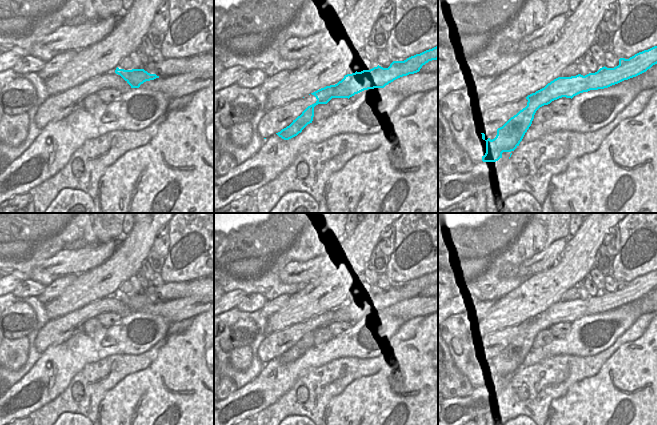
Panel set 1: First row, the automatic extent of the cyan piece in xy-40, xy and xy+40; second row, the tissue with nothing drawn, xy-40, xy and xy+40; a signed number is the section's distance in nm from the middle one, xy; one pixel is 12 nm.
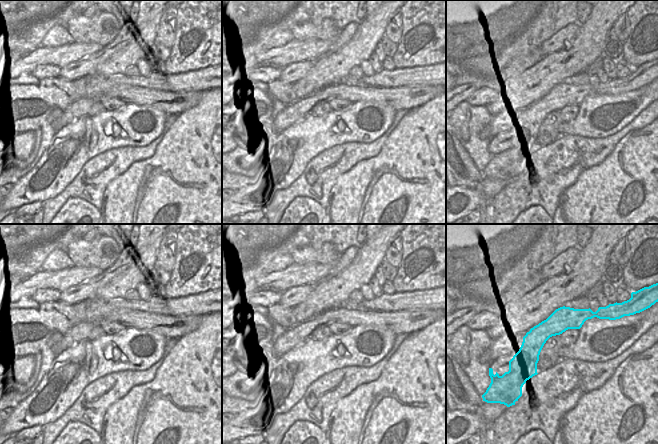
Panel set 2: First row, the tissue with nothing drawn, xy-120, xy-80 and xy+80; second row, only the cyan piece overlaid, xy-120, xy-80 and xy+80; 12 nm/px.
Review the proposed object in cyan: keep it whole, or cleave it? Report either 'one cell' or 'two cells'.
one cell

